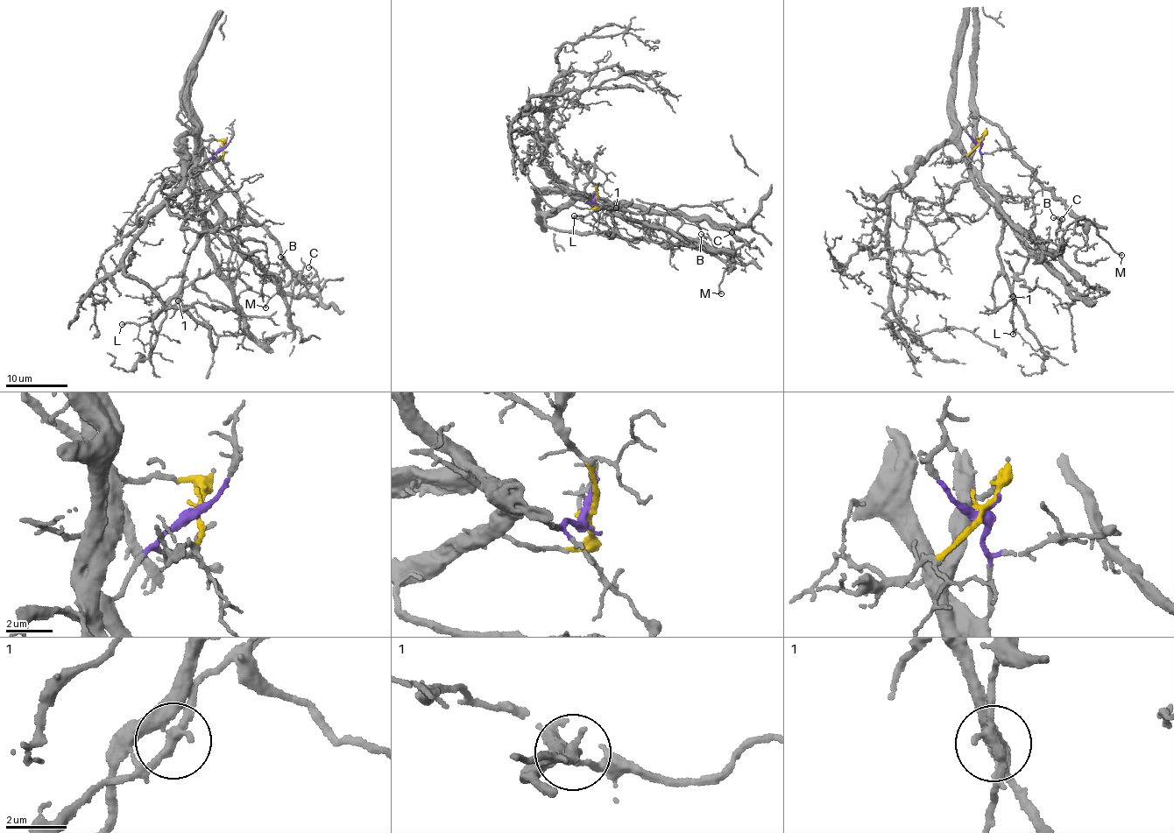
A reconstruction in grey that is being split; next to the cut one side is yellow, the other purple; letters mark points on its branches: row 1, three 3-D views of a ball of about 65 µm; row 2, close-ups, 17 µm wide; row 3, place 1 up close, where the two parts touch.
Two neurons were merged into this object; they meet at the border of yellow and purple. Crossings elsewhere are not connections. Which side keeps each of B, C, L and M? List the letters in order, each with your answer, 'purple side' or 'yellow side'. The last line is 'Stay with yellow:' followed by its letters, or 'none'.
B: yellow side
C: purple side
L: yellow side
M: yellow side
Stay with yellow: B, L, M

